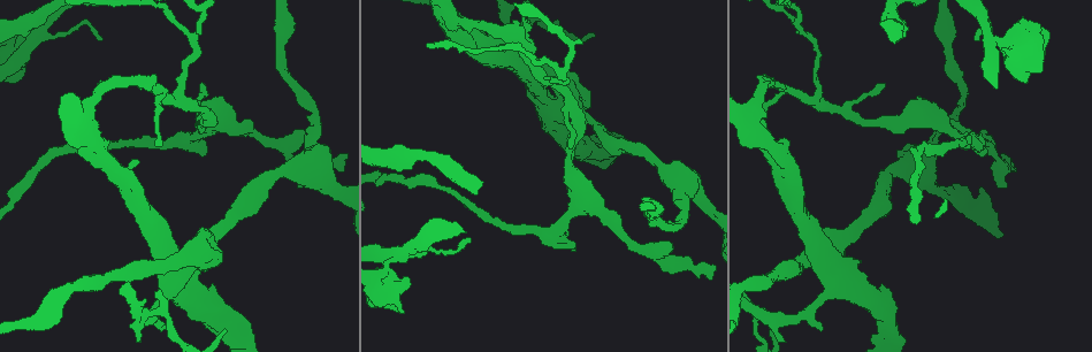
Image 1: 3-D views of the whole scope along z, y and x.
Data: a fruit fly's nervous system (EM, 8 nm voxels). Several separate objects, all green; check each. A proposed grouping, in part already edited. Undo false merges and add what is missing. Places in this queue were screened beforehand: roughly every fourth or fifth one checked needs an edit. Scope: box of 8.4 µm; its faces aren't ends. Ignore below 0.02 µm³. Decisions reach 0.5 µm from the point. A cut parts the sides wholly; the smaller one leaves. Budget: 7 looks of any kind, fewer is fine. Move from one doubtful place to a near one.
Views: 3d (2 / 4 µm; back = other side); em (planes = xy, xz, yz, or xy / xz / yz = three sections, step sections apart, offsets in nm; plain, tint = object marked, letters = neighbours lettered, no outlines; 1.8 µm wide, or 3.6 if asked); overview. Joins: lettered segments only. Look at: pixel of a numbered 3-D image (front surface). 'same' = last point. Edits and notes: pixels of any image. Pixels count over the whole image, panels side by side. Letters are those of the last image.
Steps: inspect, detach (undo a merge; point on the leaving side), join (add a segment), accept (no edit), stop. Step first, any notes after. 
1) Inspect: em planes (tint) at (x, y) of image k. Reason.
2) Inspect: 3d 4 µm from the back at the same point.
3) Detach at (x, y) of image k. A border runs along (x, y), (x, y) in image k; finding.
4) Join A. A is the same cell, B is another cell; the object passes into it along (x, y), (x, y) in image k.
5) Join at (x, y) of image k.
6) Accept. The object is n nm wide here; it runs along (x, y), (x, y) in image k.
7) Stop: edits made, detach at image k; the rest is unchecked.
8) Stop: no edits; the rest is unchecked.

Inspect: em 3.6 µm xz step 8 (tint) at (153, 88) of image 1. A fork.

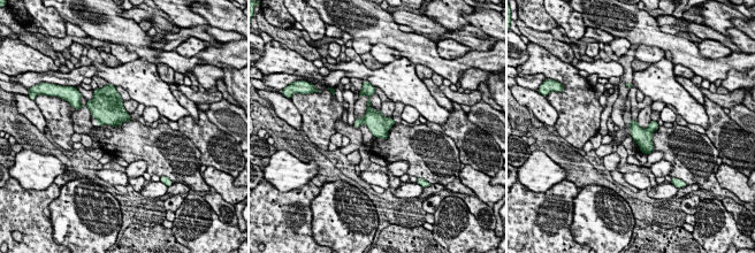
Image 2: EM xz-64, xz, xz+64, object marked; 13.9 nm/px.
Inspect: em 3.6 µm planes (letters) at the same point. Cut it another way.

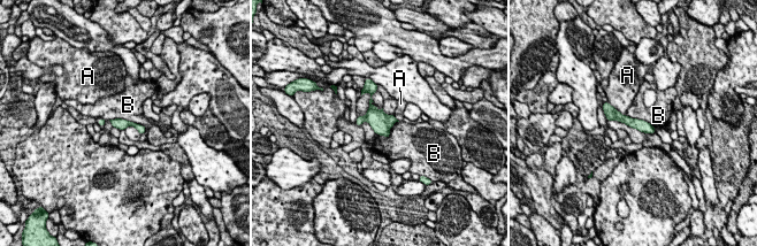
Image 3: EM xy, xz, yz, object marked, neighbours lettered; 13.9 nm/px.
Accept. The object is 160 nm wide here; A and B are other cells; a border runs along (109, 118), (125, 118), (145, 128) in image 3; one neuron here.

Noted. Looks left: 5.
Inspect: 3d 2 µm at (202, 87) of image 1. An open end.

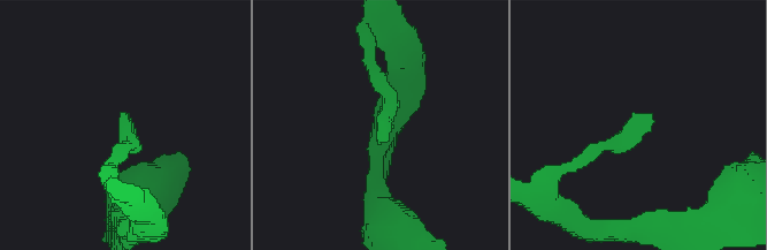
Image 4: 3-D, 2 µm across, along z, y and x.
Inspect: em planes (letters) at (654, 120) of image 4. Need the tissue.

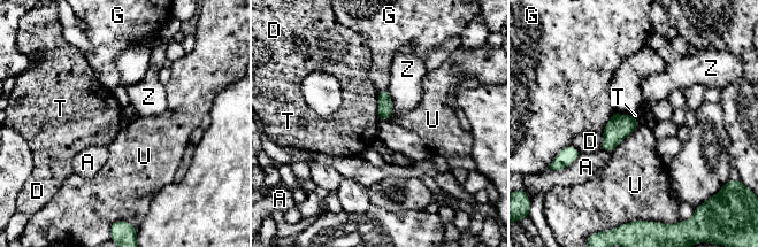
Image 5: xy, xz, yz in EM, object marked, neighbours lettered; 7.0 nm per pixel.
Accept. A, D, G, T, U and Z are other cells; a border runs along (376, 94), (377, 117), (380, 120) in image 5; no lettered segment goes on from it.

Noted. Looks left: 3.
Inspect: 3d 4 µm at (557, 107) of image 1. Arms run side by side.

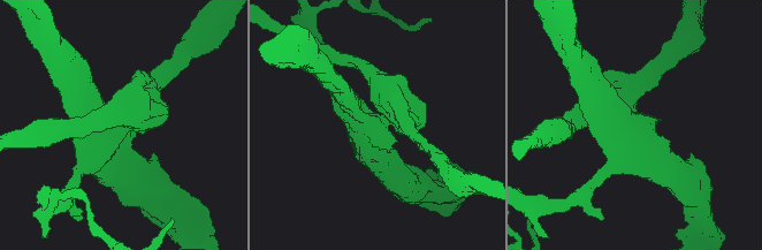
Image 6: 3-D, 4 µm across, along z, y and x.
Inspect: em planes (letters) at (376, 126) of image 6. Now the EM.

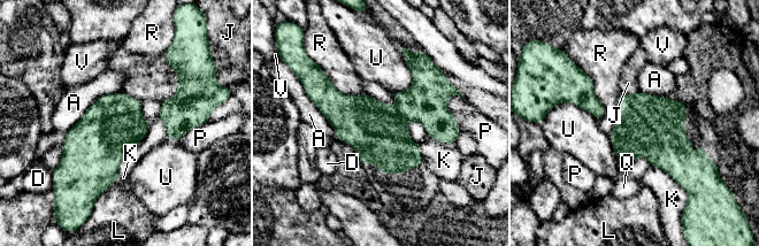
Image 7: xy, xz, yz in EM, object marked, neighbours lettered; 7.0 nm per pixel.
Accept. The longest contact is with A, 500 nm; A, D, J, K, L, P, Q, R, U and V are other cells; a border runs along (400, 48), (412, 85), (392, 93) in image 7; one neuron here.

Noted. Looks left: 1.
Stop: no edits; the rest is unchecked.

